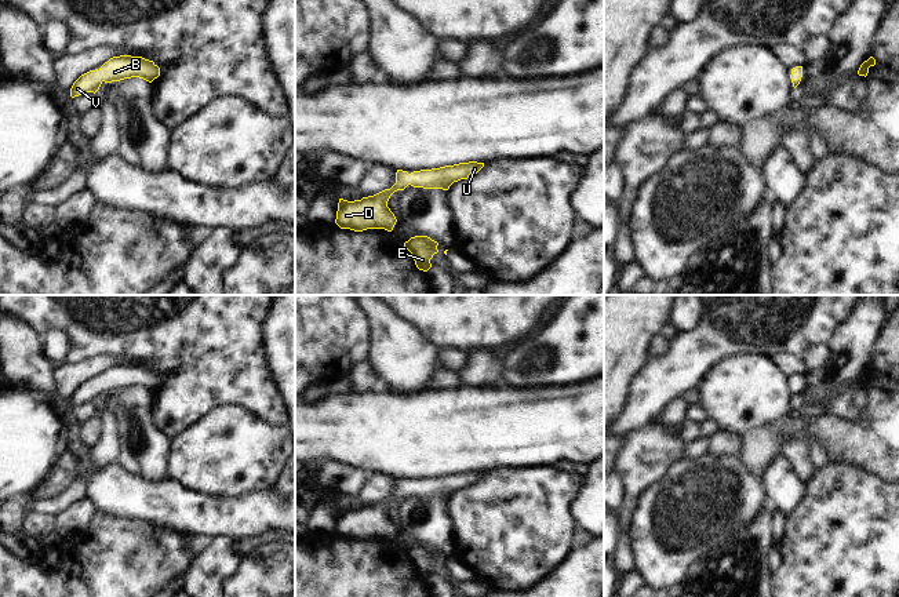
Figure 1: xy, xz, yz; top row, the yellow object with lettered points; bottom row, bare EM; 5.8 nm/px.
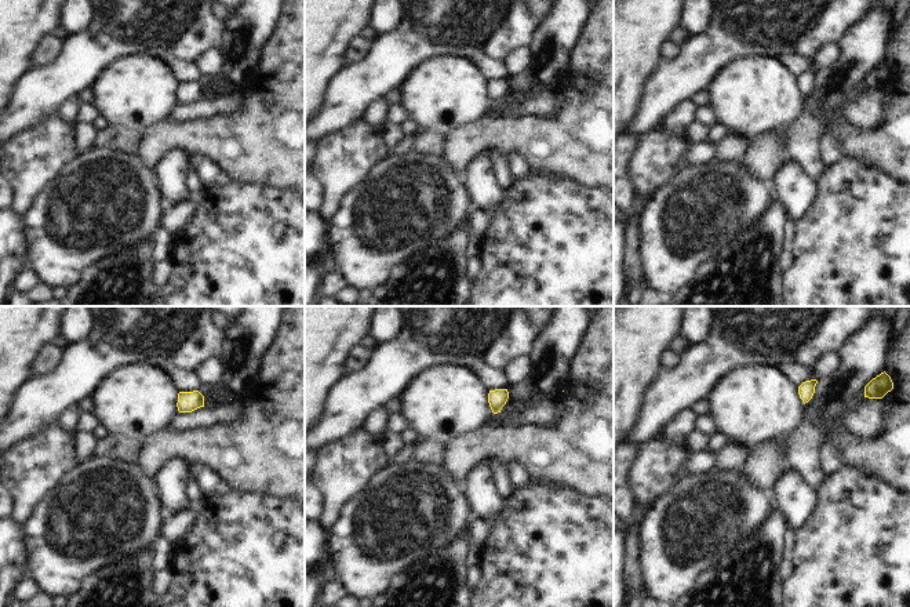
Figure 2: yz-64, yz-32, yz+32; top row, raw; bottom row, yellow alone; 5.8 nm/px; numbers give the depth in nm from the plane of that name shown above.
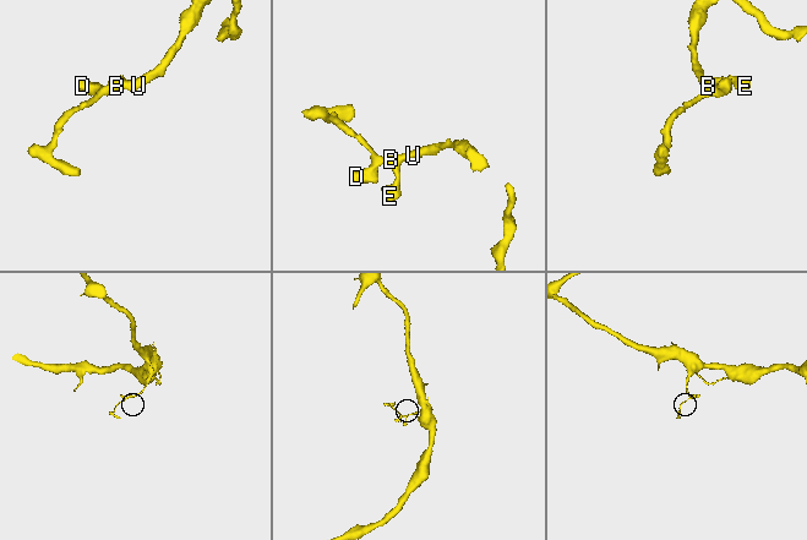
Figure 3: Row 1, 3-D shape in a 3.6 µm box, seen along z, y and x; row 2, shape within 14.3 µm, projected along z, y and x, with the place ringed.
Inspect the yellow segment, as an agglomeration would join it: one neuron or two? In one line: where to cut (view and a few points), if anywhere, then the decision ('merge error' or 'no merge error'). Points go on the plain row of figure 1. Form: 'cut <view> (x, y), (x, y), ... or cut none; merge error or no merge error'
cut none; no merge error

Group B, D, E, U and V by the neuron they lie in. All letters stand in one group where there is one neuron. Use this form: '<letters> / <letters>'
B D E U V

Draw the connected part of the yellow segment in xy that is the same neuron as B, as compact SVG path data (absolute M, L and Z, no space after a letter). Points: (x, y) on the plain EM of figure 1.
M120 364L105 371L99 378L81 383L70 397L70 405L97 401L101 393L139 386L149 392L160 385L160 376L142 365Z

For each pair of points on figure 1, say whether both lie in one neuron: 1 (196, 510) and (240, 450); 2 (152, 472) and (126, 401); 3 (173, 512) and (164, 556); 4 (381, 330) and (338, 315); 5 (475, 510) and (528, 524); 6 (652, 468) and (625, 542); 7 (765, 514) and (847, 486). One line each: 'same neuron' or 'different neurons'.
1: different neurons
2: same neuron
3: different neurons
4: different neurons
5: same neuron
6: same neuron
7: different neurons

